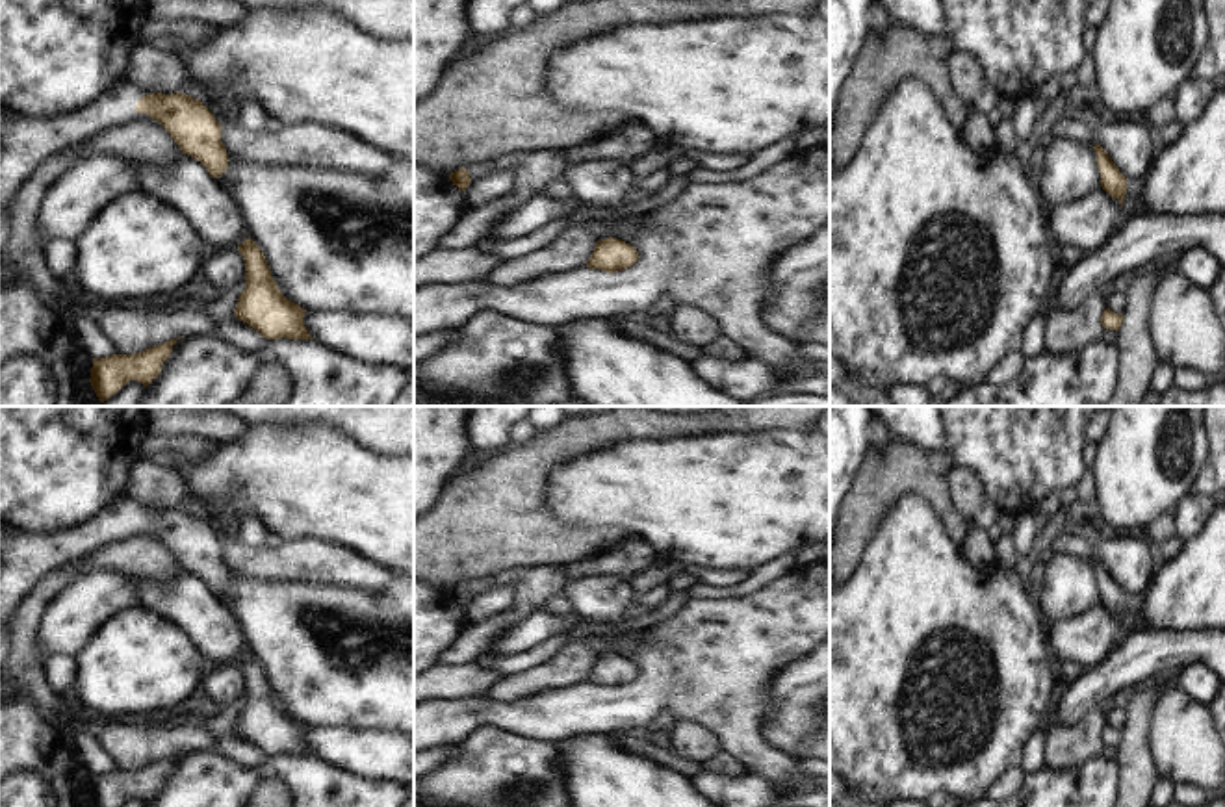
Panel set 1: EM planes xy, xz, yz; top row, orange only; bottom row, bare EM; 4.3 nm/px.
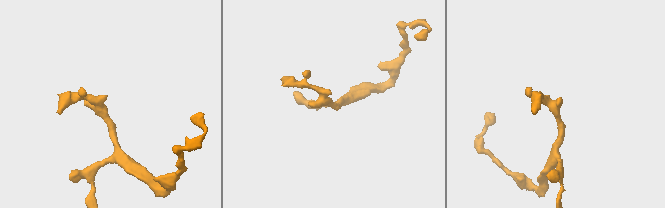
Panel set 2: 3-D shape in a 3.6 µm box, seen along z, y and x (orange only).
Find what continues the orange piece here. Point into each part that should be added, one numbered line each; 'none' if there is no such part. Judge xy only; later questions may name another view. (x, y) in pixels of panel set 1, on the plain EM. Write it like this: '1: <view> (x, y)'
1: xy (25, 557)

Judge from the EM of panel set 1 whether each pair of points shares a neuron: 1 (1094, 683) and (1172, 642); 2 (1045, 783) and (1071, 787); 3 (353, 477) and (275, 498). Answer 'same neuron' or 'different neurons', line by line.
1: same neuron
2: same neuron
3: same neuron

